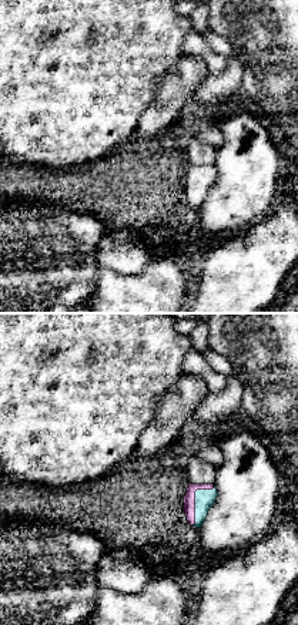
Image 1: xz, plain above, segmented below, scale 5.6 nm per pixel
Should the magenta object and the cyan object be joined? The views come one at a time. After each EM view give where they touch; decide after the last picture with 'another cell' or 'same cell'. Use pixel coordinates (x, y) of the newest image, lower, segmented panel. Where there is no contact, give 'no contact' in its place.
contact (194, 500)

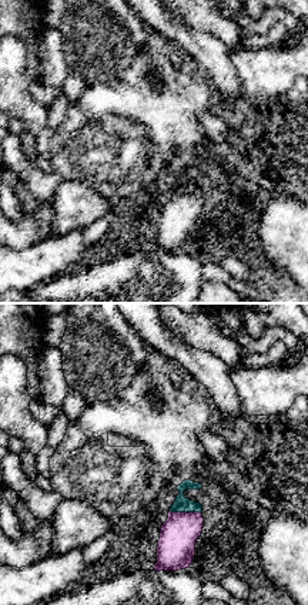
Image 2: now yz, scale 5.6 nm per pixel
contact (186, 513)

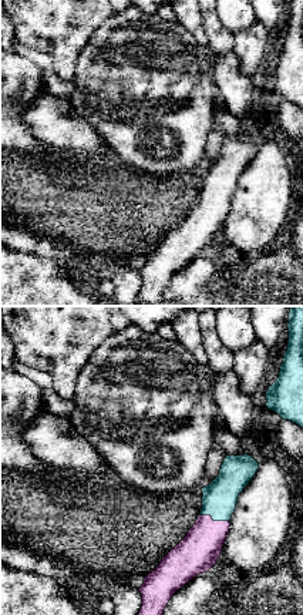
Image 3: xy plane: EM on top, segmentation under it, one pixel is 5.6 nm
contact (212, 520)

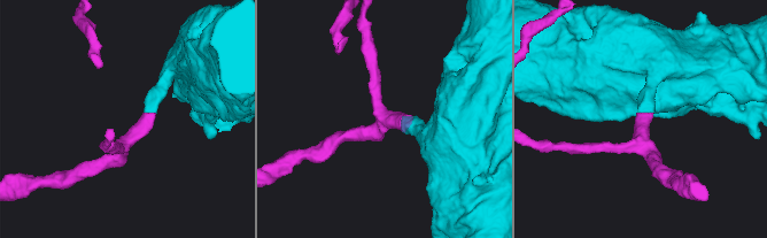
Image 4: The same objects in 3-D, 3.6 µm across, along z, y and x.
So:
same cell

